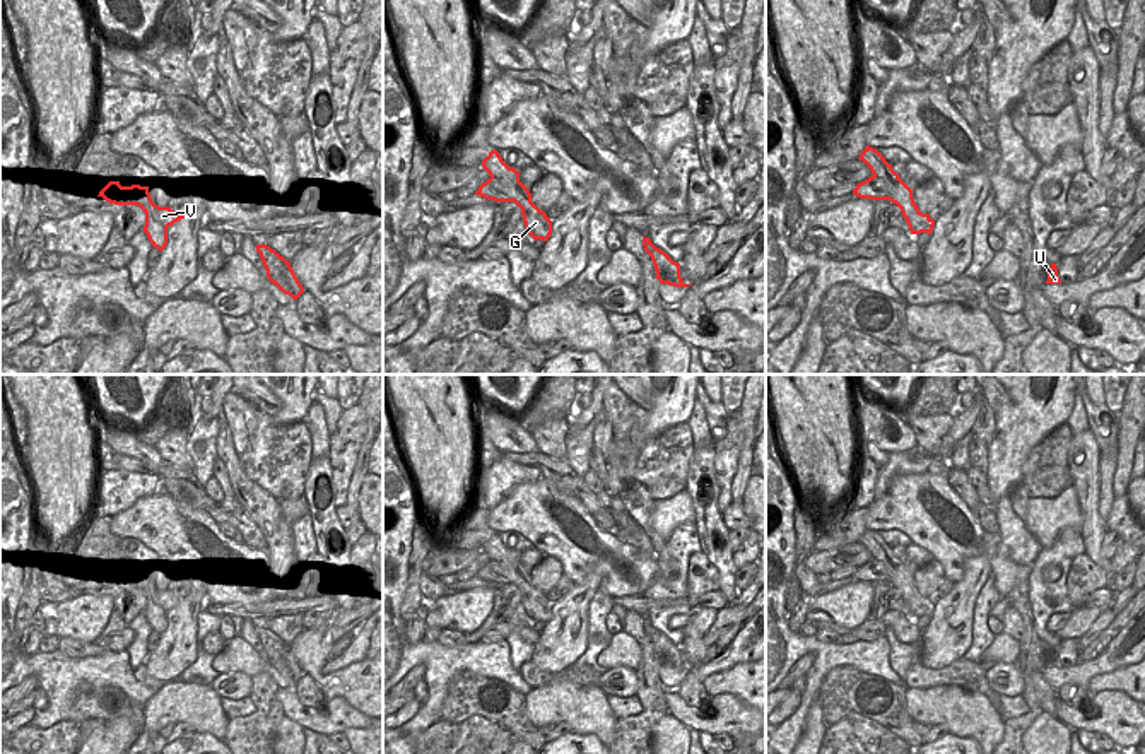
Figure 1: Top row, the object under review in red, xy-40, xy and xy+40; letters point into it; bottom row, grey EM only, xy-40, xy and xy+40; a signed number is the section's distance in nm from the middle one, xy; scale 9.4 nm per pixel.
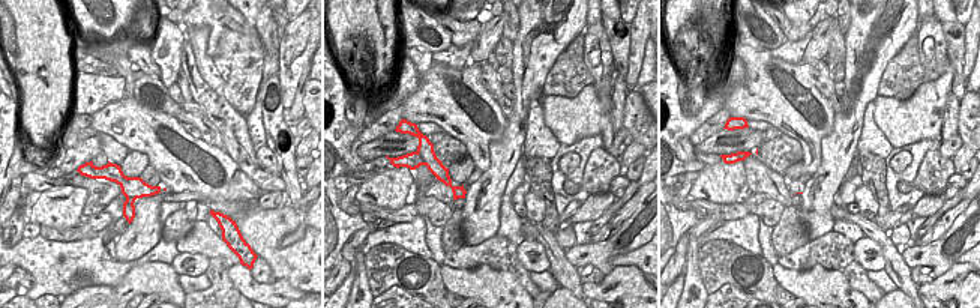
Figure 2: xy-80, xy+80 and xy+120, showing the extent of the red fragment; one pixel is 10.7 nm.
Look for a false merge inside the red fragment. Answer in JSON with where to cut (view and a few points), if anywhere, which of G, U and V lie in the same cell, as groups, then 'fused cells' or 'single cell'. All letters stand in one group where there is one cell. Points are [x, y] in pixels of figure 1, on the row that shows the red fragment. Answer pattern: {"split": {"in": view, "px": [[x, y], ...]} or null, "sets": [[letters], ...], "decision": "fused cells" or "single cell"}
{"split": {"in": "xy", "px": [[491, 175], [510, 190], [513, 200]]}, "sets": [["G"], ["U", "V"]], "decision": "fused cells"}

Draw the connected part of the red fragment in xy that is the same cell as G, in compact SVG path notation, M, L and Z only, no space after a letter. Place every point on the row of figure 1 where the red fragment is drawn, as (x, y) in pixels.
M496 149L482 161L482 168L511 190L511 198L521 209L528 234L535 241L547 241L552 234L552 221L531 202L530 190L520 181L520 171L509 168Z

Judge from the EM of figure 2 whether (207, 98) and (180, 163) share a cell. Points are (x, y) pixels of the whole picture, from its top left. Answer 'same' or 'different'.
different

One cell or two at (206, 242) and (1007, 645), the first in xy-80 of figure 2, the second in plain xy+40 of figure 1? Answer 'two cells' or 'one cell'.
one cell

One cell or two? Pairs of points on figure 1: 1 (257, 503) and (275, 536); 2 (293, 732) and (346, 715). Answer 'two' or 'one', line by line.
1: one
2: two

